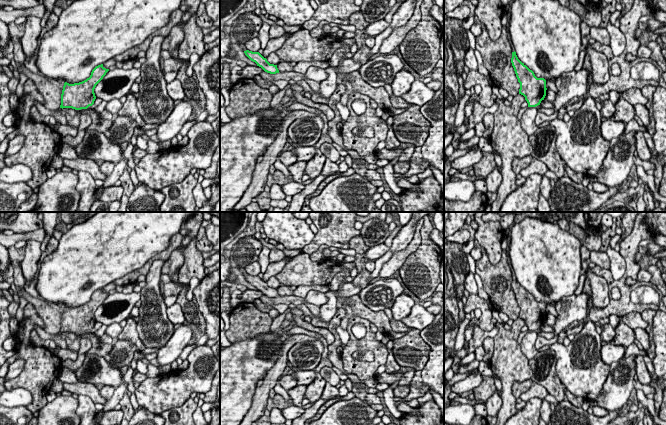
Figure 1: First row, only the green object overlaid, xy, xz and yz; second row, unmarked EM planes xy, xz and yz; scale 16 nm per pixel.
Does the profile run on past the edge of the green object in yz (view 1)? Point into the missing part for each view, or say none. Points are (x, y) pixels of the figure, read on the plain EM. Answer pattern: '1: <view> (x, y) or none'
1: none

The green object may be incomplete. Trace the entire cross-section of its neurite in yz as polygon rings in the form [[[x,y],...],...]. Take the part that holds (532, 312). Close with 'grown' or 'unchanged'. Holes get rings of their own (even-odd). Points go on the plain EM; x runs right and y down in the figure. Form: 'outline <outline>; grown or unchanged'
outline [[[515,275],[512,276],[511,287],[520,307],[519,318],[525,321],[528,331],[540,329],[546,320],[546,304],[537,302],[534,296],[518,283]]]; unchanged

